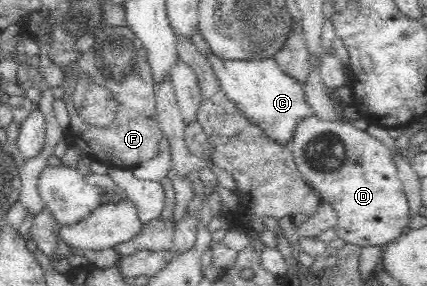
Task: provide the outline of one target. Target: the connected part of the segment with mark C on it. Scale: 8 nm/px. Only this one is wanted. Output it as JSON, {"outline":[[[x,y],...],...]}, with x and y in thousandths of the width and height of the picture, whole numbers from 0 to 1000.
{"outline":[[[496,178],[482,199],[529,339],[555,374],[569,413],[600,441],[642,503],[660,517],[679,514],[700,427],[724,406],[740,406],[733,371],[719,357],[710,297],[672,266],[644,220],[644,203],[574,220],[518,213]]]}

